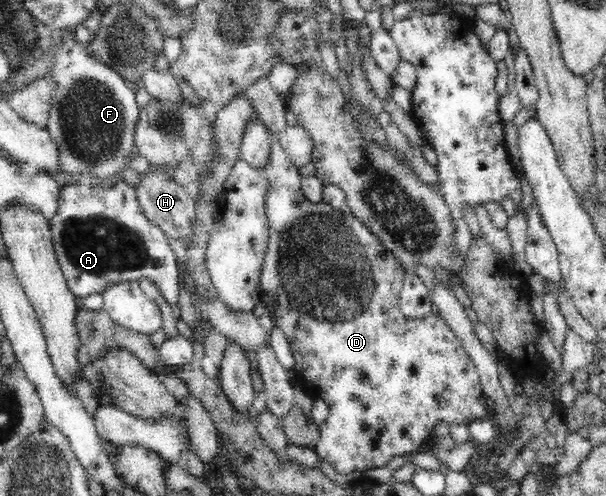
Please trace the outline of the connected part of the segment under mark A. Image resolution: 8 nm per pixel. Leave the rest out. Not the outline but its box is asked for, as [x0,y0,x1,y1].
[49,182,180,305]

